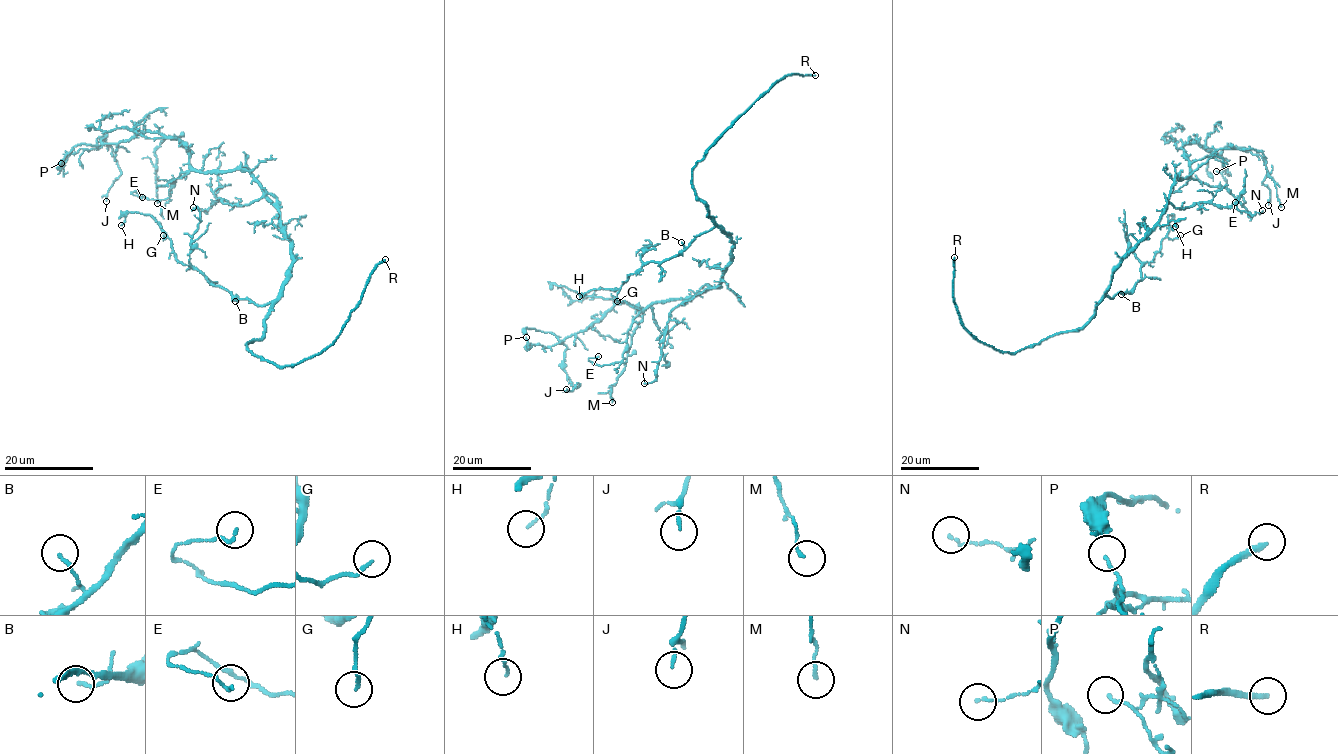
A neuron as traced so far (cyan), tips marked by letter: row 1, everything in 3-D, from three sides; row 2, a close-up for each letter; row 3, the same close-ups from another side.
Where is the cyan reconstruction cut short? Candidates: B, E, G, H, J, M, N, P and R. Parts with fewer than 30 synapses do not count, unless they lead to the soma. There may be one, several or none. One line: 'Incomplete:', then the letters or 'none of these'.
Incomplete: R

